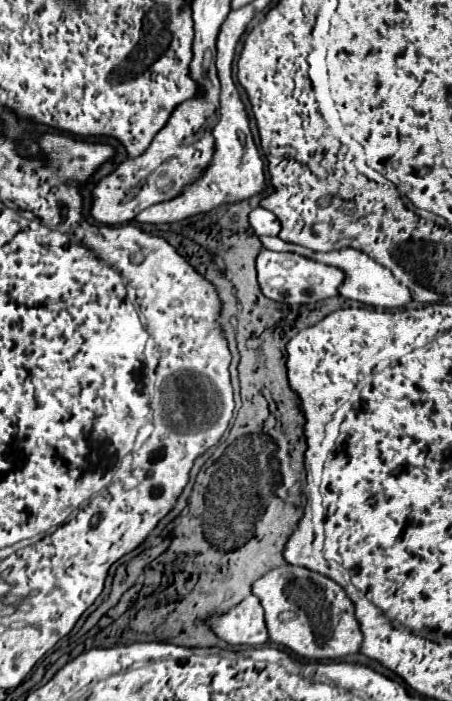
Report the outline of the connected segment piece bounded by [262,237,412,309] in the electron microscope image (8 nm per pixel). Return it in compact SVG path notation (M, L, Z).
M262 237L262 243L266 249L270 251L288 251L288 253L296 253L308 259L314 259L318 263L326 263L332 267L338 267L346 273L346 283L340 289L340 295L344 295L346 299L354 299L360 301L364 305L372 305L372 307L384 307L384 309L400 309L404 305L408 305L412 301L412 291L402 285L386 267L382 267L380 263L376 263L374 259L370 259L366 253L356 251L356 249L340 249L340 251L330 251L330 253L316 253L310 251L302 245L294 245L294 243L286 243L280 237Z

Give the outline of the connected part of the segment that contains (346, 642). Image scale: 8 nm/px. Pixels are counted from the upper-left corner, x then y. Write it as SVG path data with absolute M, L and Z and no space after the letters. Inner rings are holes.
M288 563L260 577L254 583L252 593L266 611L266 627L270 629L272 643L284 645L308 661L330 661L360 651L364 635L354 615L354 603L334 579ZM286 611L294 611L296 615L290 621L280 623L280 615Z

